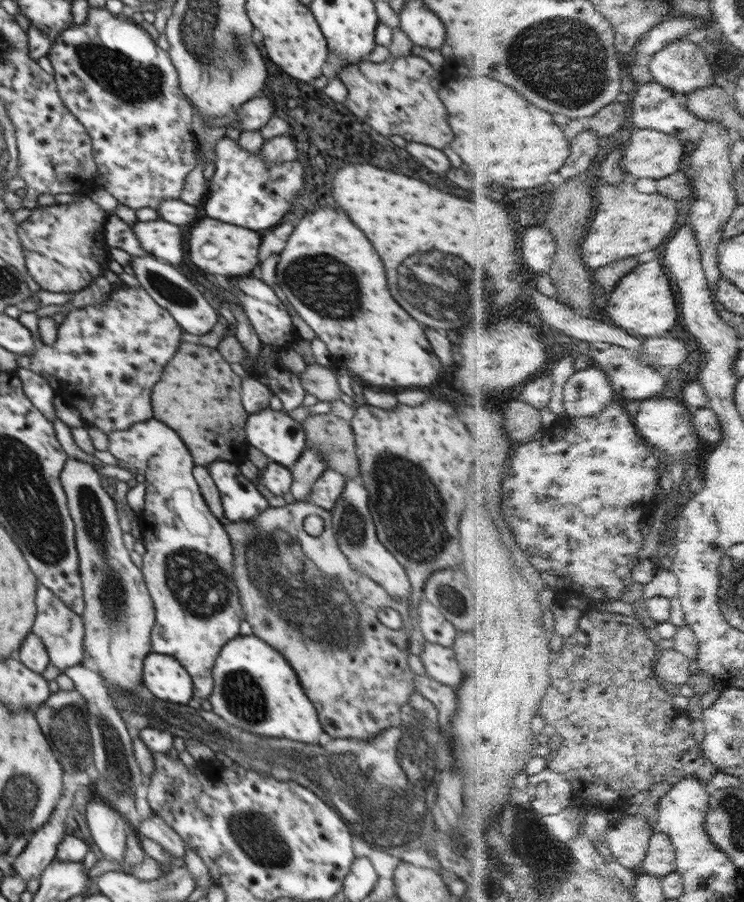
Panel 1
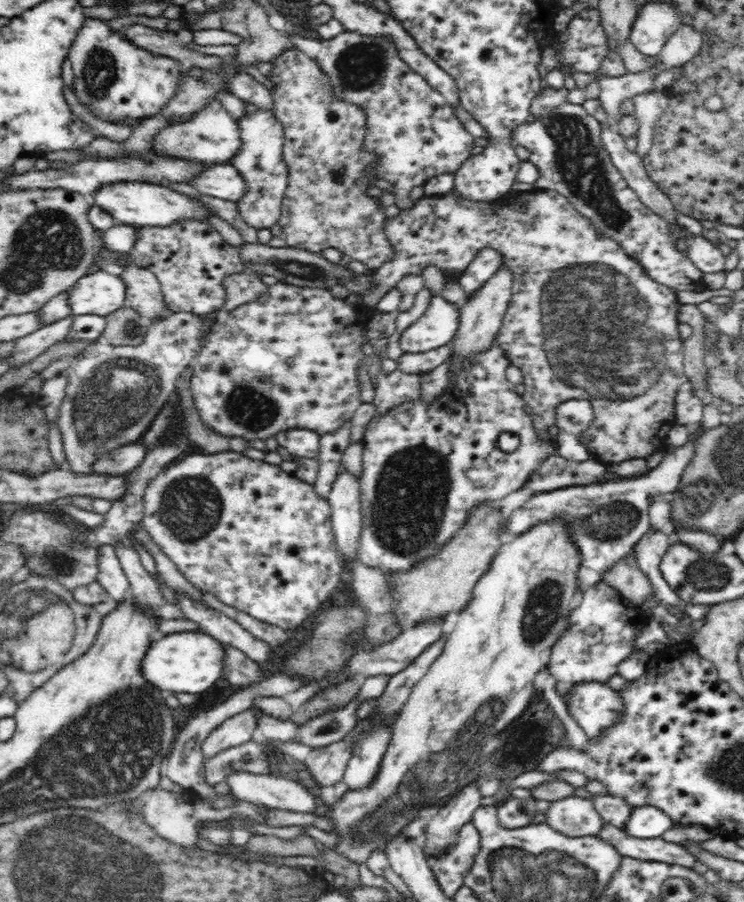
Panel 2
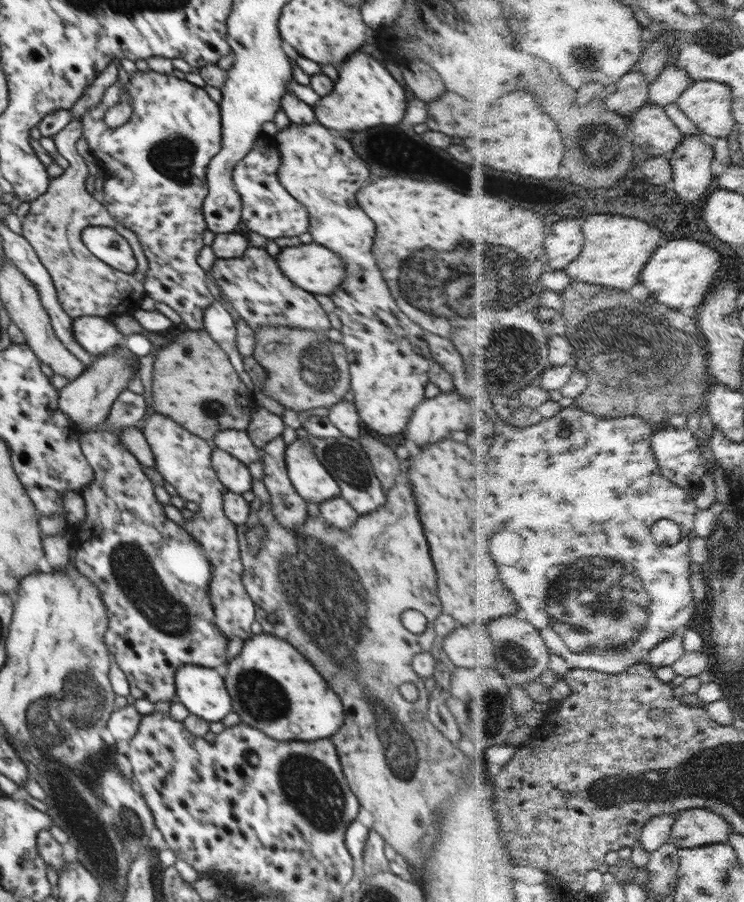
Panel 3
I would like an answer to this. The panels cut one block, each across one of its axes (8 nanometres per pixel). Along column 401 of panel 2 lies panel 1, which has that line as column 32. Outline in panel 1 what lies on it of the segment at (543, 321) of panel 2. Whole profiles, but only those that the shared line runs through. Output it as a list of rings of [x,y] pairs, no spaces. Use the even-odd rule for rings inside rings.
[[[74,194],[77,201],[72,204],[54,204],[53,206],[37,206],[32,215],[18,225],[18,237],[24,251],[25,266],[32,280],[48,292],[75,293],[86,288],[96,277],[108,268],[111,259],[109,246],[104,238],[104,227],[108,212],[104,211],[90,198],[90,194]]]

